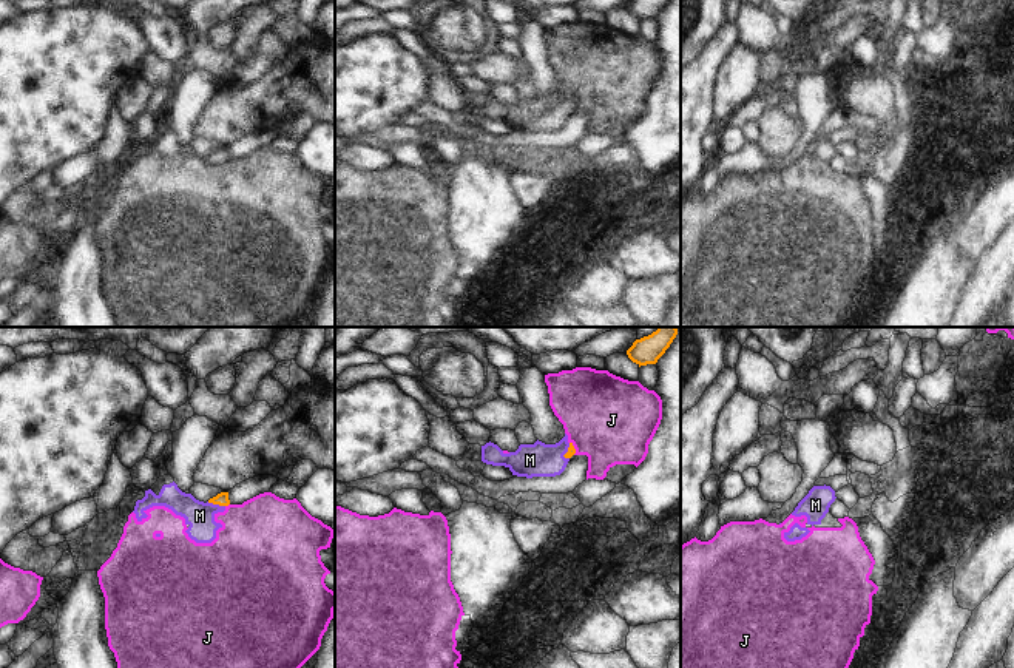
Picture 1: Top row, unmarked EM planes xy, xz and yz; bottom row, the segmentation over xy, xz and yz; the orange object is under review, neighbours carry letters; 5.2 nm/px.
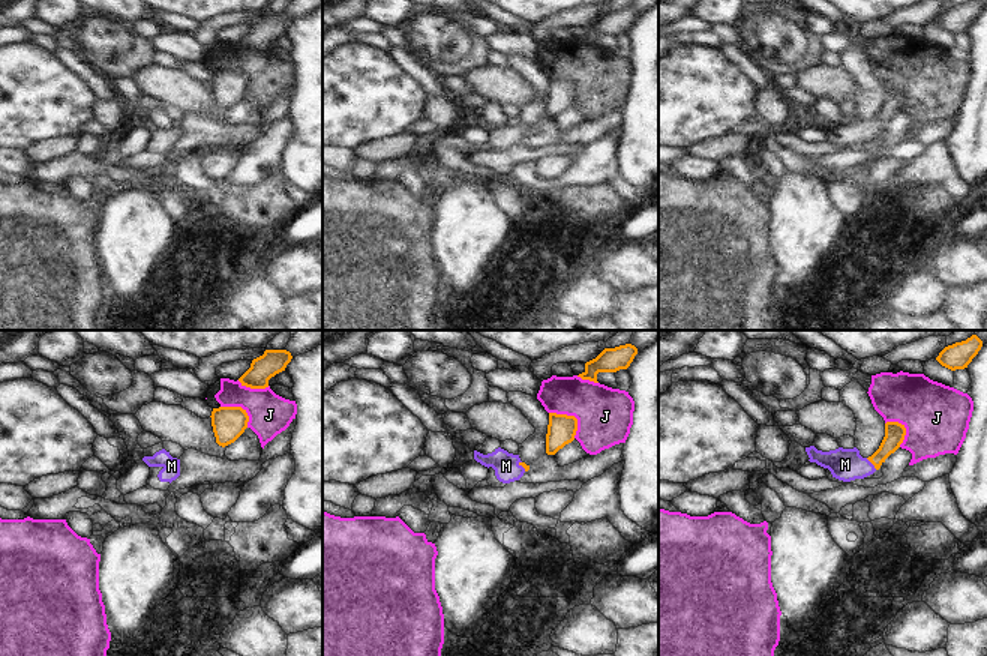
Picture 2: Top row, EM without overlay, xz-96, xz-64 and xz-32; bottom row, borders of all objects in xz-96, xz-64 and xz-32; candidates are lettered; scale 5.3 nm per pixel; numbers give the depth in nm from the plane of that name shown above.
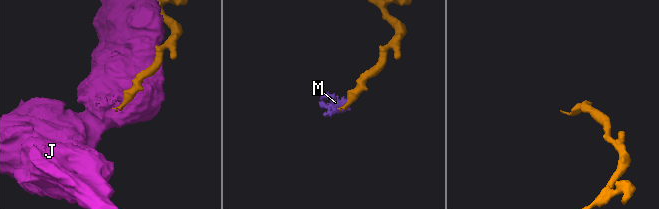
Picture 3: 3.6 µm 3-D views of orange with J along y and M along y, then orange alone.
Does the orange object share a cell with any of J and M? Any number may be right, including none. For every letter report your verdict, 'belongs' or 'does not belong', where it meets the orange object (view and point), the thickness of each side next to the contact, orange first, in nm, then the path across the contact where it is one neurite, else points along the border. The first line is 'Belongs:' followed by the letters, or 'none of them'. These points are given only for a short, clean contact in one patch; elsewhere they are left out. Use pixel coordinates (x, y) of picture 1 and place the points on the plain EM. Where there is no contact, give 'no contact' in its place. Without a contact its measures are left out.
Belongs: M
J: does not belong; meets orange in xy at (227, 159); 70 nm thick on the orange side, 420 nm on the other
M: belongs; meets orange in xy at (216, 158); 70 nm thick on the orange side, 150 nm on the other; runs through xy (221, 153), (216, 158), (199, 170)

